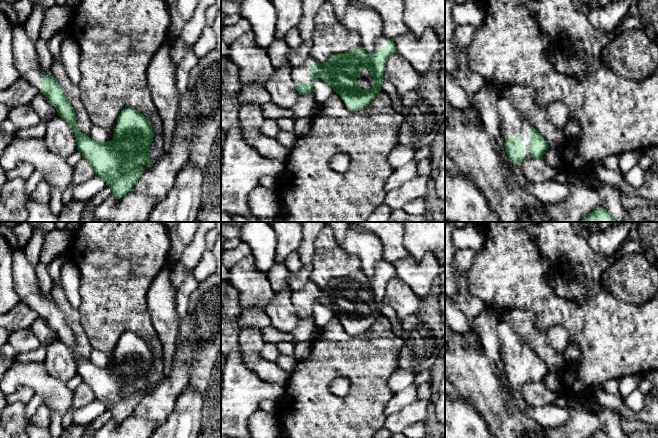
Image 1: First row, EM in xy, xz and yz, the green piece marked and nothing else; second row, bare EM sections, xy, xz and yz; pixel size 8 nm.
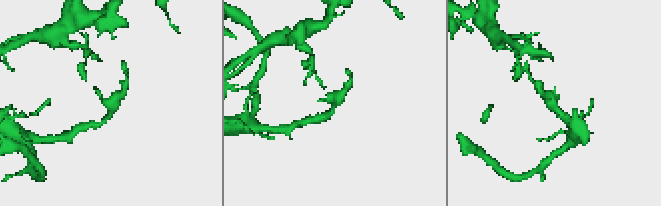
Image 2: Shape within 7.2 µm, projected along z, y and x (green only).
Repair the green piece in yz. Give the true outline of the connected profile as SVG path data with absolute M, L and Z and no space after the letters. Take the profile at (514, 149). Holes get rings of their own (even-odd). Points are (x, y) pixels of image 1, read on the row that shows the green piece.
M499 96L497 111L505 131L505 151L511 163L543 158L549 148L544 137L517 110L512 101Z

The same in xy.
M20 24L12 25L12 54L20 77L43 93L48 102L56 108L58 115L69 124L76 137L77 150L91 164L95 174L106 181L106 185L112 190L112 195L120 199L131 192L144 170L141 164L145 163L146 167L153 164L149 157L149 147L153 141L154 132L147 117L134 108L125 108L117 118L113 140L96 142L89 135L82 134L78 130L75 112L66 97L65 90L59 85L52 72L42 67L35 42Z

